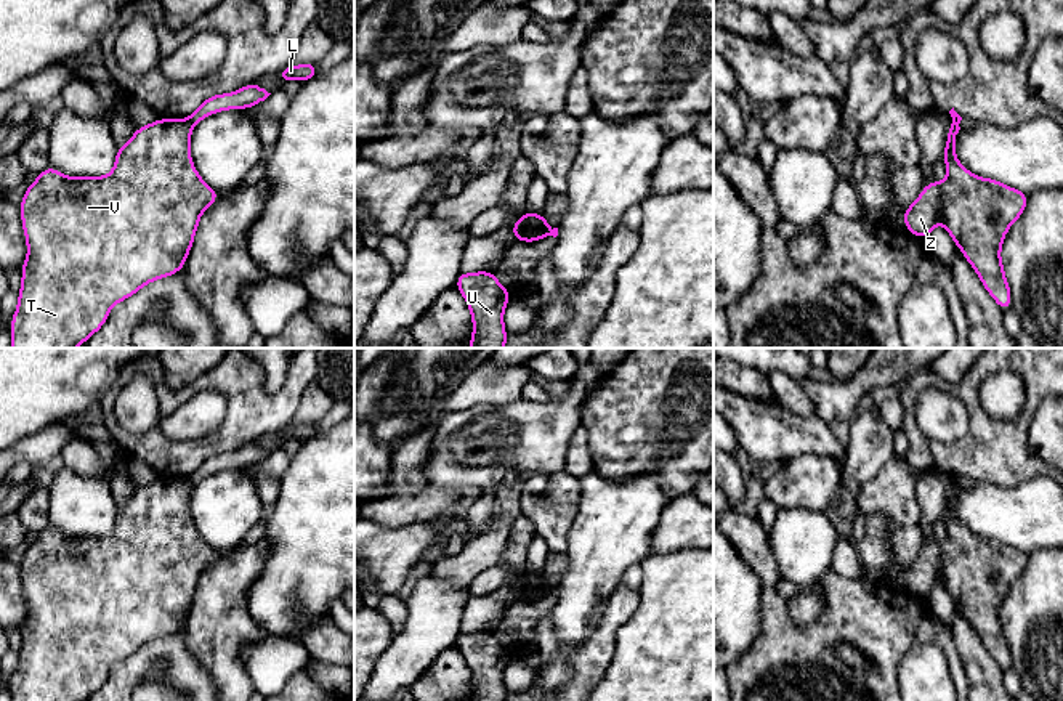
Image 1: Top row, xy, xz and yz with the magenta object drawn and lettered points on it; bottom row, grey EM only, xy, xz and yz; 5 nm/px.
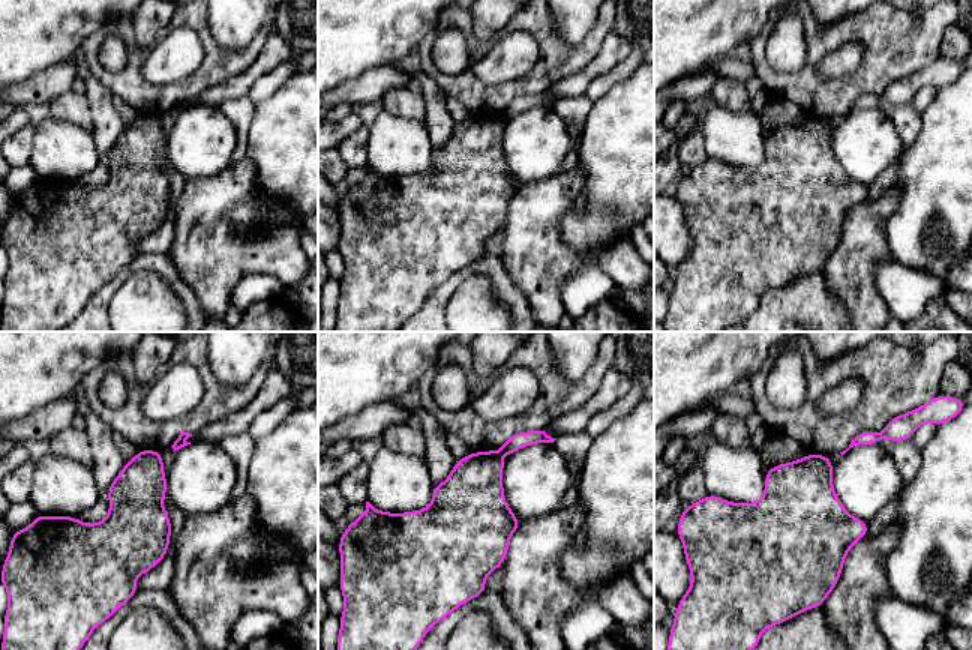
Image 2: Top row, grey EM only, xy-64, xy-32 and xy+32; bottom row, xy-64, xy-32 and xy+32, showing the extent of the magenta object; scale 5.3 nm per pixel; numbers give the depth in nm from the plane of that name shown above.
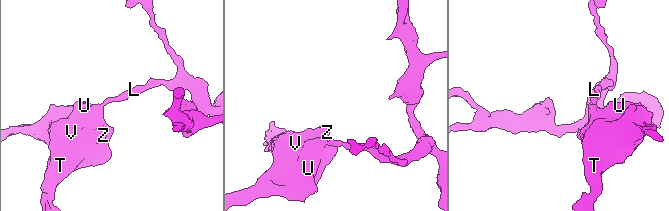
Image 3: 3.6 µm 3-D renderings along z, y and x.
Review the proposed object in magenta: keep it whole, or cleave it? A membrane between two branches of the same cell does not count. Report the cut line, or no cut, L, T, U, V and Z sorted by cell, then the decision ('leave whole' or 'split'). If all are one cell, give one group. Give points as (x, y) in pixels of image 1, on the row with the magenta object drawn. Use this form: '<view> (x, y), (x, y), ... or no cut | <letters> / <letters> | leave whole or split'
xy (188, 119), (193, 125) | L / T U V Z | split

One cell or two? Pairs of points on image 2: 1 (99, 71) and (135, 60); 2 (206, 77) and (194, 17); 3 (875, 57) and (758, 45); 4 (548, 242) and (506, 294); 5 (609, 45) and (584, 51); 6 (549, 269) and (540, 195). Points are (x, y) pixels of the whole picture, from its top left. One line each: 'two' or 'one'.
1: one
2: one
3: one
4: two
5: two
6: one

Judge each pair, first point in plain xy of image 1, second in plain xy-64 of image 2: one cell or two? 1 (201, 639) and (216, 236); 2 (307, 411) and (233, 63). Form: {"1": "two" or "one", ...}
{"1": "one", "2": "two"}

